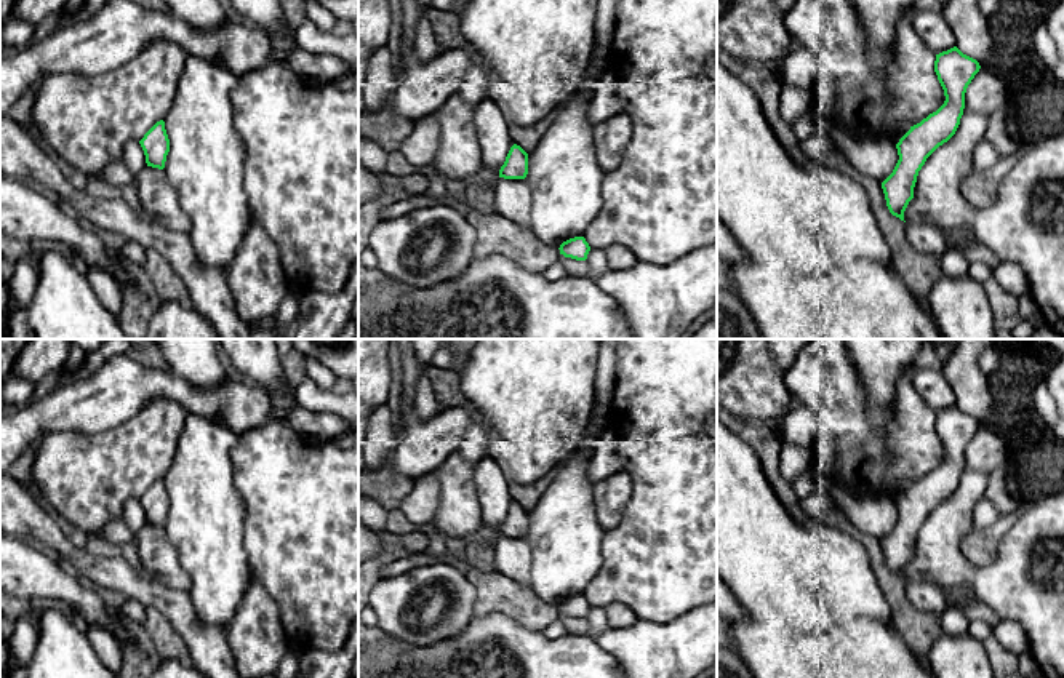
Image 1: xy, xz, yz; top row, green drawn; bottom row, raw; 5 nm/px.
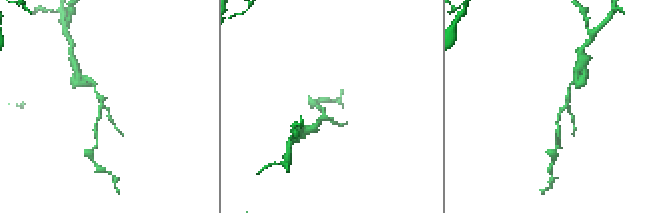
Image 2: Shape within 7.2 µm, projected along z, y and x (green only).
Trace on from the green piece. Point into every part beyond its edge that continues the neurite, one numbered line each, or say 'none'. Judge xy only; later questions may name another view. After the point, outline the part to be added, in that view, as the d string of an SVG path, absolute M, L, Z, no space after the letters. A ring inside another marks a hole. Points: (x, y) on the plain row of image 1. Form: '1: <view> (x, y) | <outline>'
none

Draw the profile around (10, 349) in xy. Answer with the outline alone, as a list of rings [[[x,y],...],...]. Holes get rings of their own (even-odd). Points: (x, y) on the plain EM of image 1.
[[[0,339],[0,385],[10,377],[11,368],[29,339]]]

